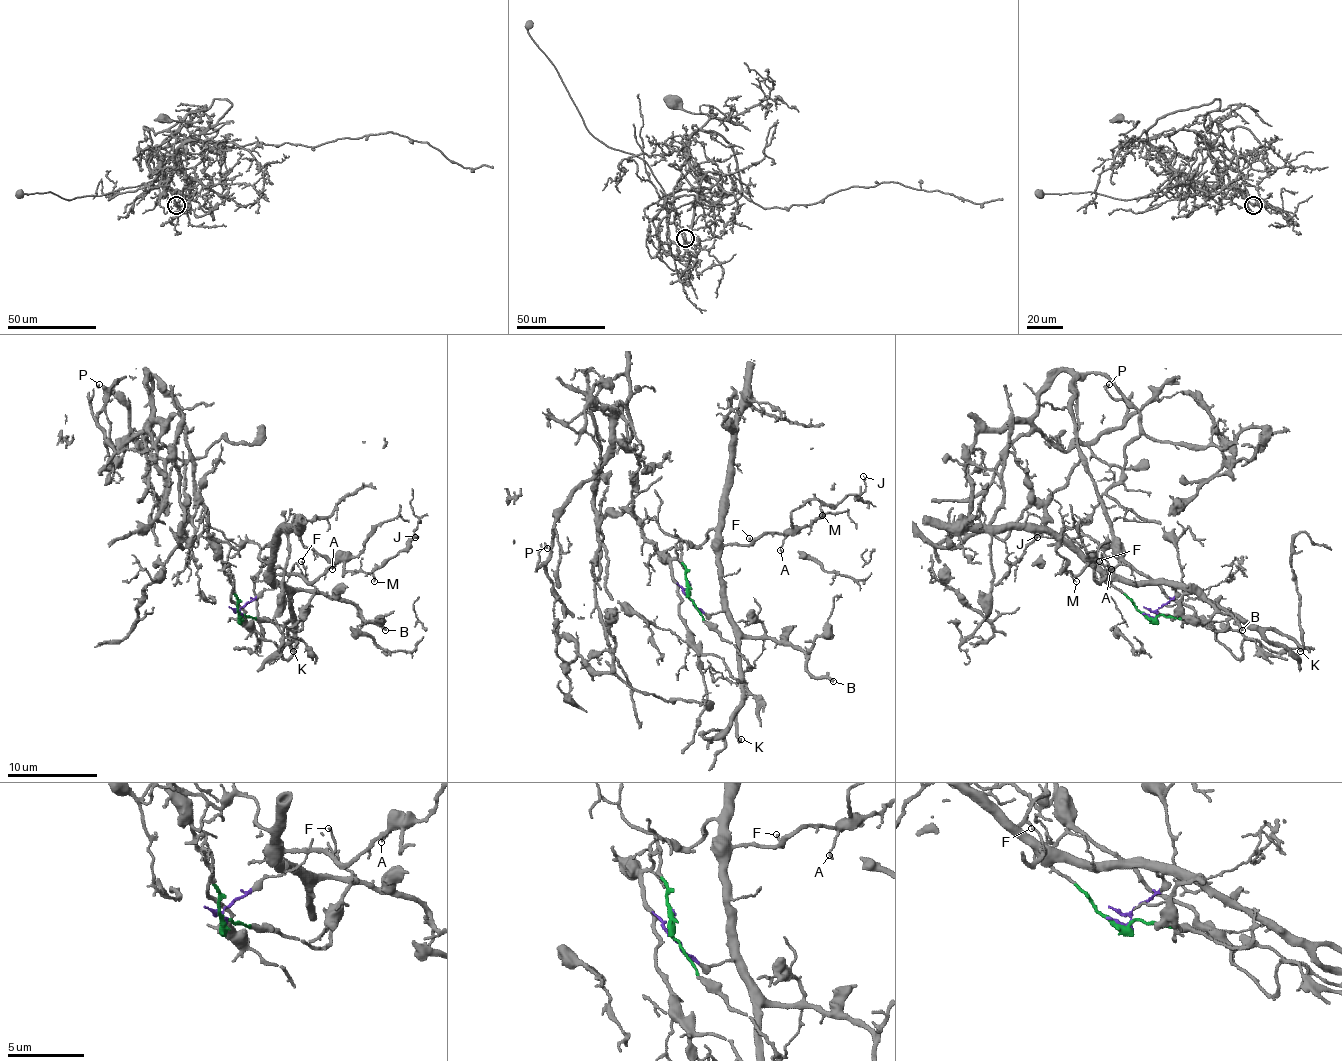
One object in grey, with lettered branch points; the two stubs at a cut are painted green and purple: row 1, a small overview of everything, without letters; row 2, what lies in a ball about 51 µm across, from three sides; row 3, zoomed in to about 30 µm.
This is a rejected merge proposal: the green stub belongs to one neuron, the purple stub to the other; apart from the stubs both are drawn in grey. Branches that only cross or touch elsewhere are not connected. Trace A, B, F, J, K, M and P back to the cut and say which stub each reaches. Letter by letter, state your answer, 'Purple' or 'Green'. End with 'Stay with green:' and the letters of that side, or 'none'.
A: Purple
B: Purple
F: Purple
J: Purple
K: Purple
M: Purple
P: Green
Stay with green: P

